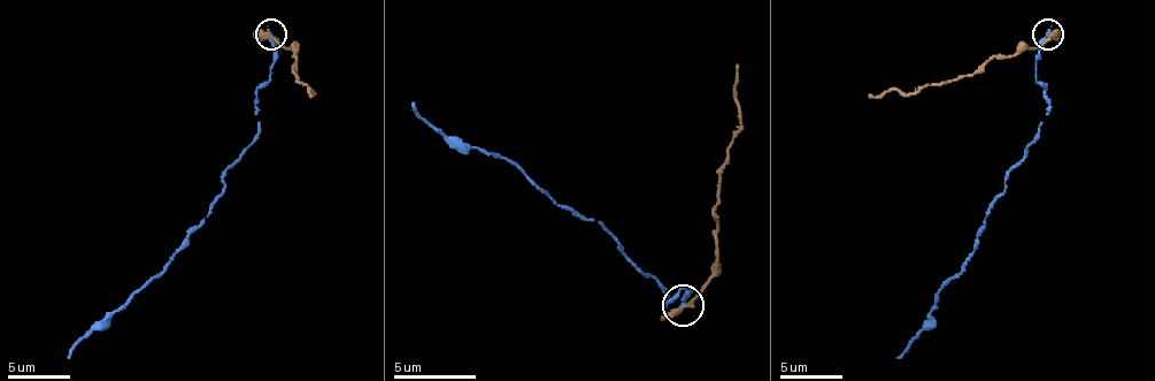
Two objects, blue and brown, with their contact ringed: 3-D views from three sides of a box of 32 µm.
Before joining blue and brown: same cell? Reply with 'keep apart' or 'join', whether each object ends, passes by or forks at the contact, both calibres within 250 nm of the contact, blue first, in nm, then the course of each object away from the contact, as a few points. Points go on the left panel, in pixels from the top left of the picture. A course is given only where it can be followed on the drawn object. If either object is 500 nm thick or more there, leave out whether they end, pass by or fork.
keep apart | blue ends | brown passes by | 240/320 nm | blue via (269, 35), (272, 59), (269, 78), (258, 90), (258, 137), (223, 174), (223, 192), (170, 260), (69, 357) | brown via (269, 35), (282, 47), (291, 47), (298, 81), (313, 93), (309, 93)

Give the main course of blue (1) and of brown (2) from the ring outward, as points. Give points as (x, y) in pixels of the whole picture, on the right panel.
1: (1047, 35), (1034, 59), (1047, 103), (1038, 137), (1007, 174), (970, 260), (895, 357)
2: (1050, 35), (1038, 47), (1025, 47), (1010, 56), (988, 56), (970, 75), (911, 93), (868, 93)

